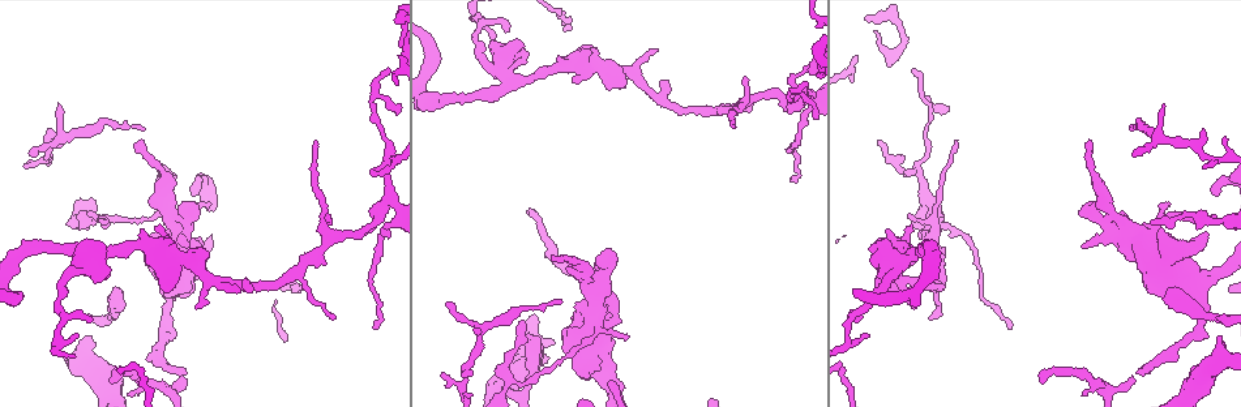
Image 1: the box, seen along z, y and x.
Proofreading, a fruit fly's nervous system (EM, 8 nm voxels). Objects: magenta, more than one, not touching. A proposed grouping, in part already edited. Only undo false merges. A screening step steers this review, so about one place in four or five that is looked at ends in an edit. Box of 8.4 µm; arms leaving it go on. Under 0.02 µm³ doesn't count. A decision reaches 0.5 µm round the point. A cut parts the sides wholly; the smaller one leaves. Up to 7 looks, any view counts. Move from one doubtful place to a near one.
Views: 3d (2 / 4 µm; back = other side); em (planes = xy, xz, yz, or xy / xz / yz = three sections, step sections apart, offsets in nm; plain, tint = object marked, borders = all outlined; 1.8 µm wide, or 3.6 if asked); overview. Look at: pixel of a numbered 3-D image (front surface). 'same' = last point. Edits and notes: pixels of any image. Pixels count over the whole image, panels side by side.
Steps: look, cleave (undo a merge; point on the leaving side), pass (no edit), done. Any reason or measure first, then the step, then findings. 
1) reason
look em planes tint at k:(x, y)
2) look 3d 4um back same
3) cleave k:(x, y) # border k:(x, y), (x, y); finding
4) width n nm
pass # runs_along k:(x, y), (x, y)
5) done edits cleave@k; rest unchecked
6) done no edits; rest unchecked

abrupt turn
look em planes tint at 1:(931, 236)

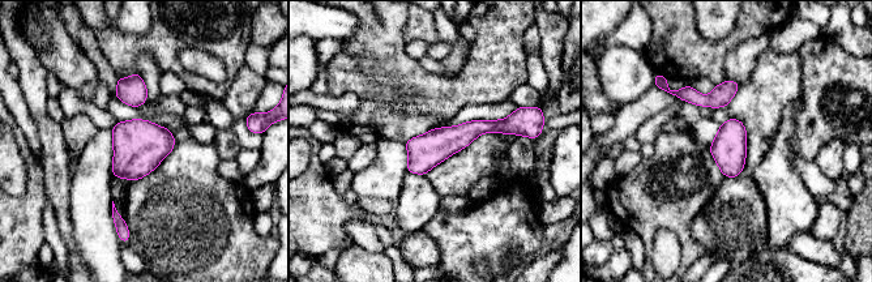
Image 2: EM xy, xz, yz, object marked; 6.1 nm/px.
width 200 nm
pass # runs_along 2:(511, 127), (473, 128), (410, 169); continuous, no second neuron

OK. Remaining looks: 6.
thin neck
look 3d 4um at 1:(500, 73)

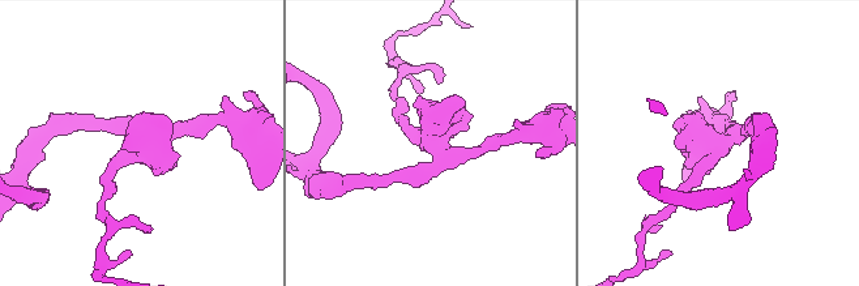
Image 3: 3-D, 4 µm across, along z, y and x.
look em xz step 16 tint at 3:(142, 143)

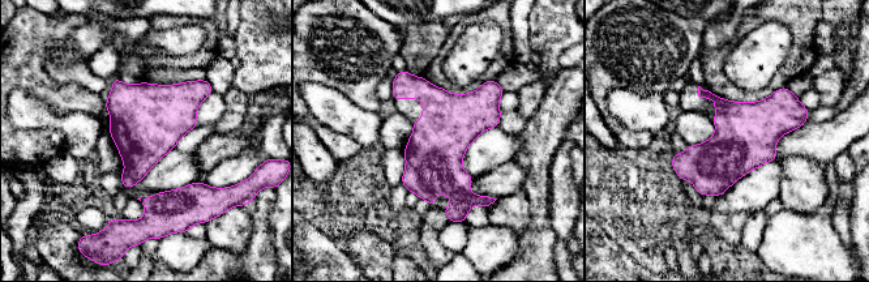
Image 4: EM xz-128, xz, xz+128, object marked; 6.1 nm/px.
look em planes borders same

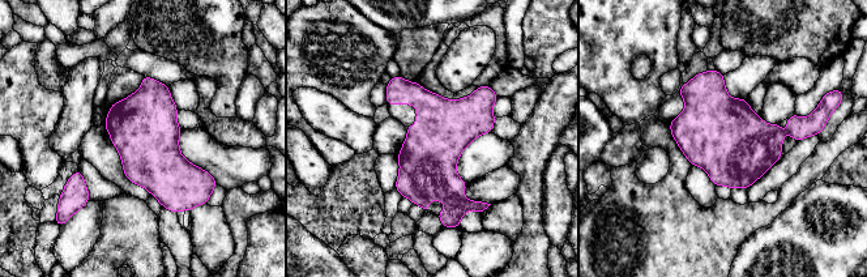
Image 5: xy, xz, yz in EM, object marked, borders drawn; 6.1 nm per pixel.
width 360 nm
pass # runs_along 5:(396, 80), (434, 116), (447, 218); continuous, no second neuron

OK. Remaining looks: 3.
two arms in line, one across
look 3d 2um back at 1:(386, 176)

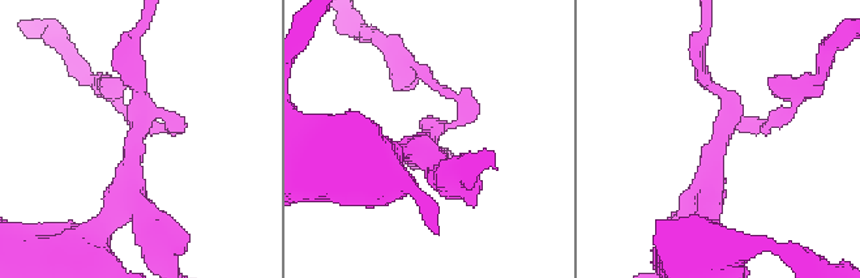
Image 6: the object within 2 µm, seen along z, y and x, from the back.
arms 3; shape alone is not enough
look em planes tint at 6:(722, 126)

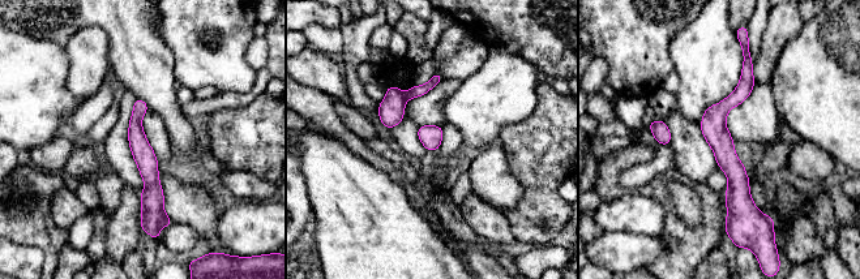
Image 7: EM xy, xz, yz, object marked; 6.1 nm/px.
width 130 nm
cleave 7:(415, 91) # border 7:(403, 94), (406, 99); a second neuron is stuck on

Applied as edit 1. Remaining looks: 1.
done edits cleave@7; rest unchecked

